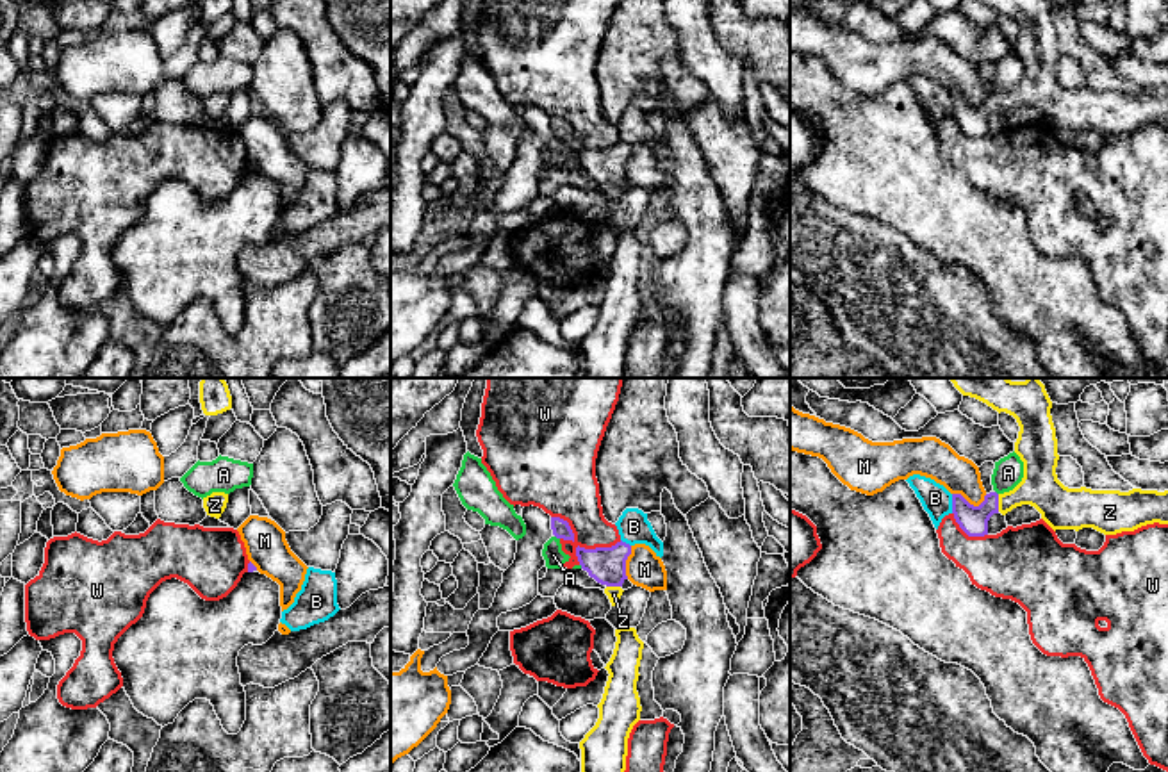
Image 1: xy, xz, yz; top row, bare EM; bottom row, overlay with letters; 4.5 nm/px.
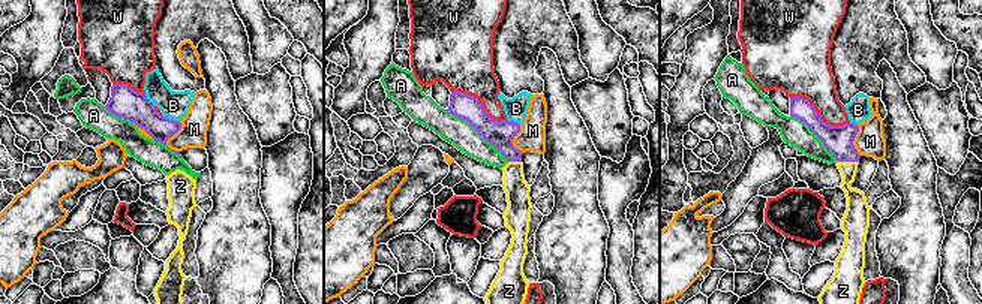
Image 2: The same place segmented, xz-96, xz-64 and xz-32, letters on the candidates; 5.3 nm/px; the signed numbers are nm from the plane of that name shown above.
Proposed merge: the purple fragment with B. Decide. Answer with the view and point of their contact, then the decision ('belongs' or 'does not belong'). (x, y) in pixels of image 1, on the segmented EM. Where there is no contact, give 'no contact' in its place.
meets purple in yz at (953, 503); does not belong

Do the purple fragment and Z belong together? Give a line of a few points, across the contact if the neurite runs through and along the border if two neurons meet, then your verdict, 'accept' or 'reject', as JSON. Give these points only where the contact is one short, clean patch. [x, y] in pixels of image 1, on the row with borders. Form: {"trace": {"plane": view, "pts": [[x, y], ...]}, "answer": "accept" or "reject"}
{"answer": "accept"}

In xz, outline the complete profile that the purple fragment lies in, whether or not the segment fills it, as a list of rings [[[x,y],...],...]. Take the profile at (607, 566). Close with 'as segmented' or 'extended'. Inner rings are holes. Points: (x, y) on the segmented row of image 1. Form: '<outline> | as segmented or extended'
[[[617,542],[612,547],[596,547],[585,549],[576,547],[576,556],[583,571],[588,572],[597,583],[605,585],[605,594],[608,595],[612,606],[622,595],[622,583],[628,579],[626,576],[626,560],[631,554],[631,546],[626,542]]] | extended

